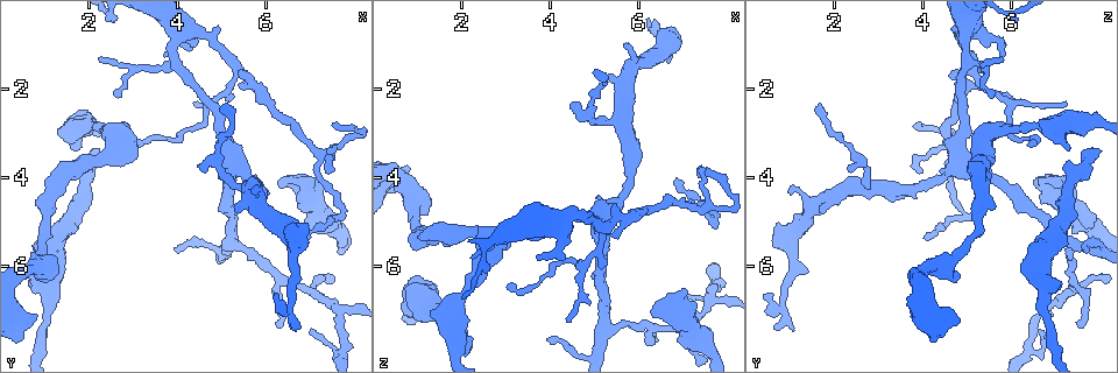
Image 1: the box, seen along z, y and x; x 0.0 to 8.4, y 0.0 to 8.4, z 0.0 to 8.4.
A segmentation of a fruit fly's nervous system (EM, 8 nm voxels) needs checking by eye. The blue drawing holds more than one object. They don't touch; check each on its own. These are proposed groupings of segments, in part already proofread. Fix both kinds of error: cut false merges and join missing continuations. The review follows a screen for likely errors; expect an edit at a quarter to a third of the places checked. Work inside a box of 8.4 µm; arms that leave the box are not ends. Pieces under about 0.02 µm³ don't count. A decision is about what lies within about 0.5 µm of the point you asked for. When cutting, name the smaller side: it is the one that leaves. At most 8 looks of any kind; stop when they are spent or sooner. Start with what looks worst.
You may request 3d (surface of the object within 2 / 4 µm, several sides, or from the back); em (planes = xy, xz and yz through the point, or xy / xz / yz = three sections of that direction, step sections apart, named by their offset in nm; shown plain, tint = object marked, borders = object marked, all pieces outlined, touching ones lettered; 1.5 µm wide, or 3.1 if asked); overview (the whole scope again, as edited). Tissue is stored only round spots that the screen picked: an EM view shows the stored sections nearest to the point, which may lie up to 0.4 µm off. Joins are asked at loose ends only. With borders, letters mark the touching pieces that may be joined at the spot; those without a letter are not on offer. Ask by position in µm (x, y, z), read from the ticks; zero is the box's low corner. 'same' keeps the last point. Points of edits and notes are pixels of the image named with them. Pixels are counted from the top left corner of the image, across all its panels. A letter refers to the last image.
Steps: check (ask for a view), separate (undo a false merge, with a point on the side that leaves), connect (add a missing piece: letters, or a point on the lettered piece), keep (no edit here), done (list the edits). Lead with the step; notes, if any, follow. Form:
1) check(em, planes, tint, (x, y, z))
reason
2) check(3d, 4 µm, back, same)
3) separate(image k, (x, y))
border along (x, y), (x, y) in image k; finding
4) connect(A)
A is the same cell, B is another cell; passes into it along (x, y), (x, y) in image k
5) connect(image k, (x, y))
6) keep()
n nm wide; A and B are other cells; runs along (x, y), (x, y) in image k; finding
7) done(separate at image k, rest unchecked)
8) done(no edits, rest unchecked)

check(em, xz, step 8, borders, (7.05, 4.05, 6.60))
stops while still wide

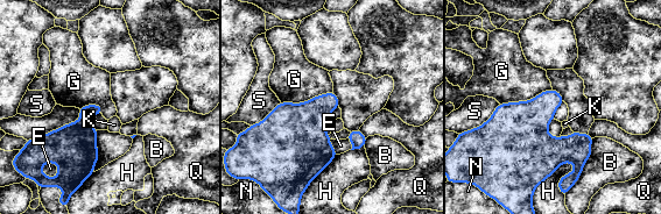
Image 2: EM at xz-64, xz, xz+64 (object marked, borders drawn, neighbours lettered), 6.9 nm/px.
keep()
B, E, G, H, K, N, Q and S are other cells; none of them fits

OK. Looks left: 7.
check(em, planes, borders, (6.30, 7.35, 7.50))
thin end

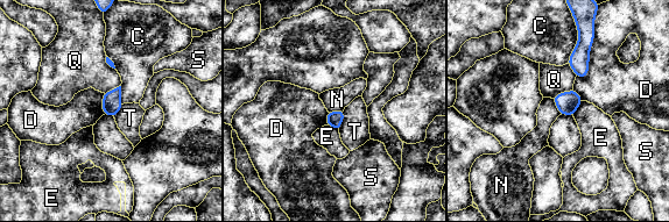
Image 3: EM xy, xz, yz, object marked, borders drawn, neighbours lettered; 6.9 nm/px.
keep()
110 nm wide; C, D, E, N, Q, S and T are other cells; border along (553, 98), (561, 114) in image 3; none of them fits

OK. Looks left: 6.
check(3d, 4 µm, (2.55, 2.10, 5.55))
tapers out

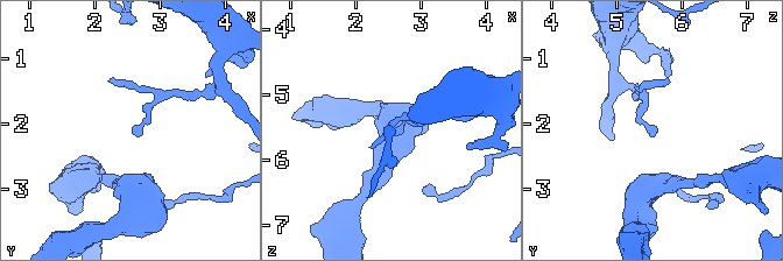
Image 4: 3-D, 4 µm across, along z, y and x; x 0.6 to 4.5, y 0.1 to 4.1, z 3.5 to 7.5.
check(em, planes, borders, (2.60, 2.10, 5.60))
need the tissue

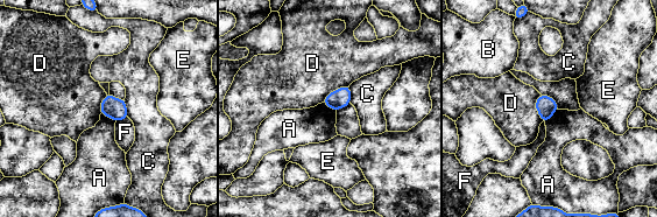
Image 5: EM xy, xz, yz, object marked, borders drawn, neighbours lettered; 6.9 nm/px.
keep()
A, B, C, D, E and F are other cells; border along (557, 109), (544, 121) in image 5; no lettered piece goes on from it

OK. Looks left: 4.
done(no edits, rest unchecked)

